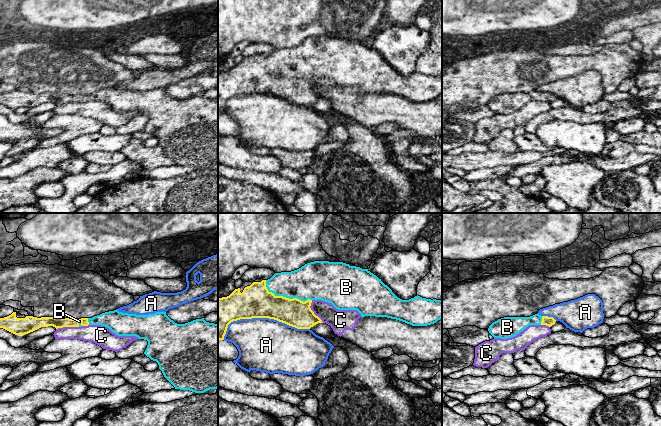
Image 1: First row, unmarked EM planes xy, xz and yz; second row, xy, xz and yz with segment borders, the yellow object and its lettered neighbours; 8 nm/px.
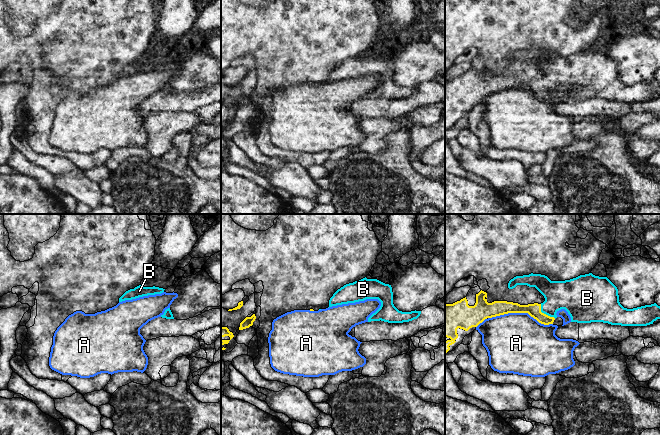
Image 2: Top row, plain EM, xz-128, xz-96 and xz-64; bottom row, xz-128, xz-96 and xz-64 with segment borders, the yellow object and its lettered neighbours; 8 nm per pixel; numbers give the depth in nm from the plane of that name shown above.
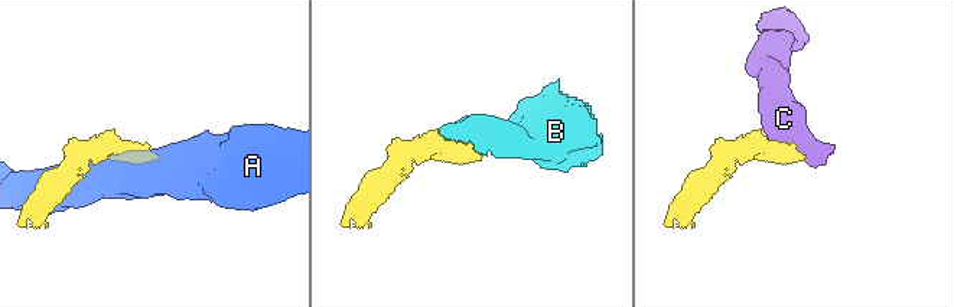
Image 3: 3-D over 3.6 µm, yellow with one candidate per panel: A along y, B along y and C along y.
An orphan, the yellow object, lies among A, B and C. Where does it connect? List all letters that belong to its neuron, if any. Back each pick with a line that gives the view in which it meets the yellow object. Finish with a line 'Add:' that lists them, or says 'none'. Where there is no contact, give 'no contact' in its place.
B: contact in xz
Add: B

